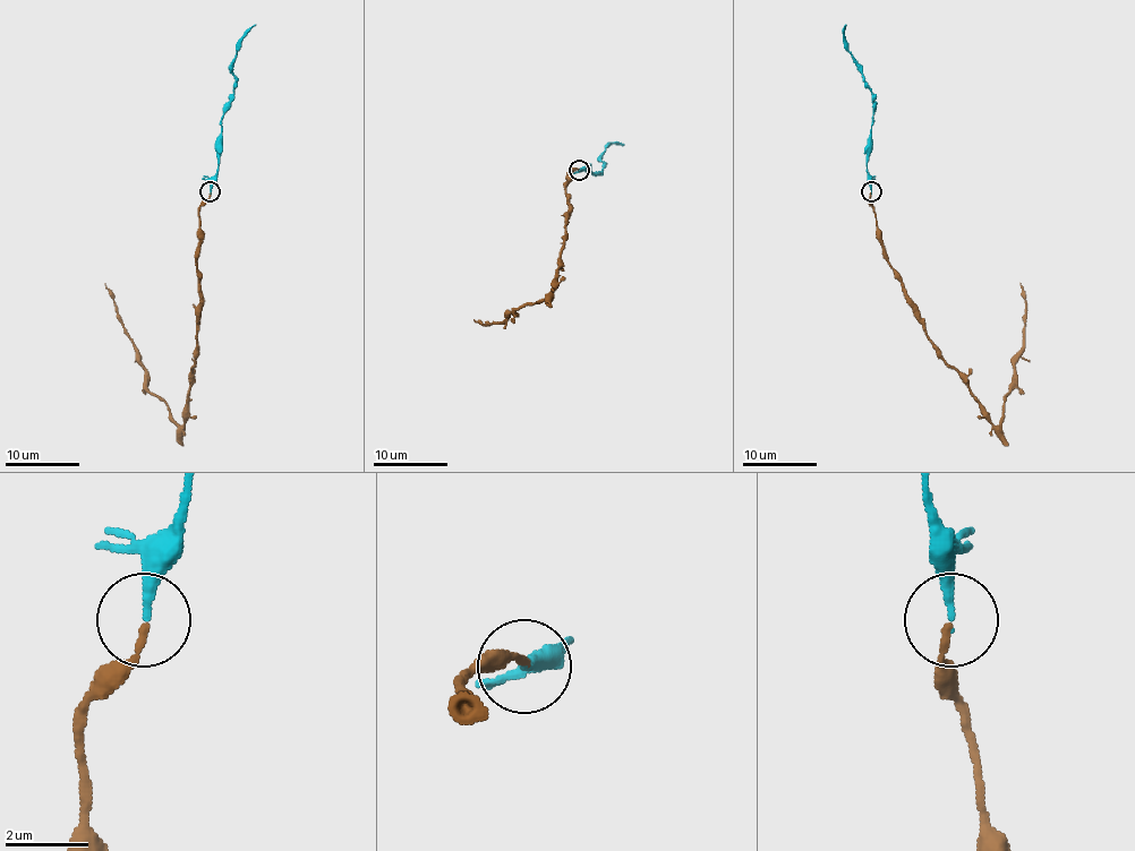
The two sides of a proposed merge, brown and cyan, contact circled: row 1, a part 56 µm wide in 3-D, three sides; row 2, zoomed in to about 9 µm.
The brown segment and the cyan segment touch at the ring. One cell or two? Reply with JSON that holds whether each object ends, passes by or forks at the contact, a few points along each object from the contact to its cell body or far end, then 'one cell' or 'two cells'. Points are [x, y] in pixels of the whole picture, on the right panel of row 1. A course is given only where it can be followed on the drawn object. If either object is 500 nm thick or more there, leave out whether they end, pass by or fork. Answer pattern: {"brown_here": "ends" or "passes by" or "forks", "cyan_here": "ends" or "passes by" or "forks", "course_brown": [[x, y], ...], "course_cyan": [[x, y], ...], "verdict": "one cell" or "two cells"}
{"brown_here": "ends", "cyan_here": "ends", "course_brown": [[871, 192], [882, 257], [933, 349], [995, 424], [1001, 419], [1022, 344], [1026, 300], [1021, 283]], "course_cyan": [[871, 192], [871, 179], [865, 172], [873, 95], [844, 34], [845, 25]], "verdict": "one cell"}

